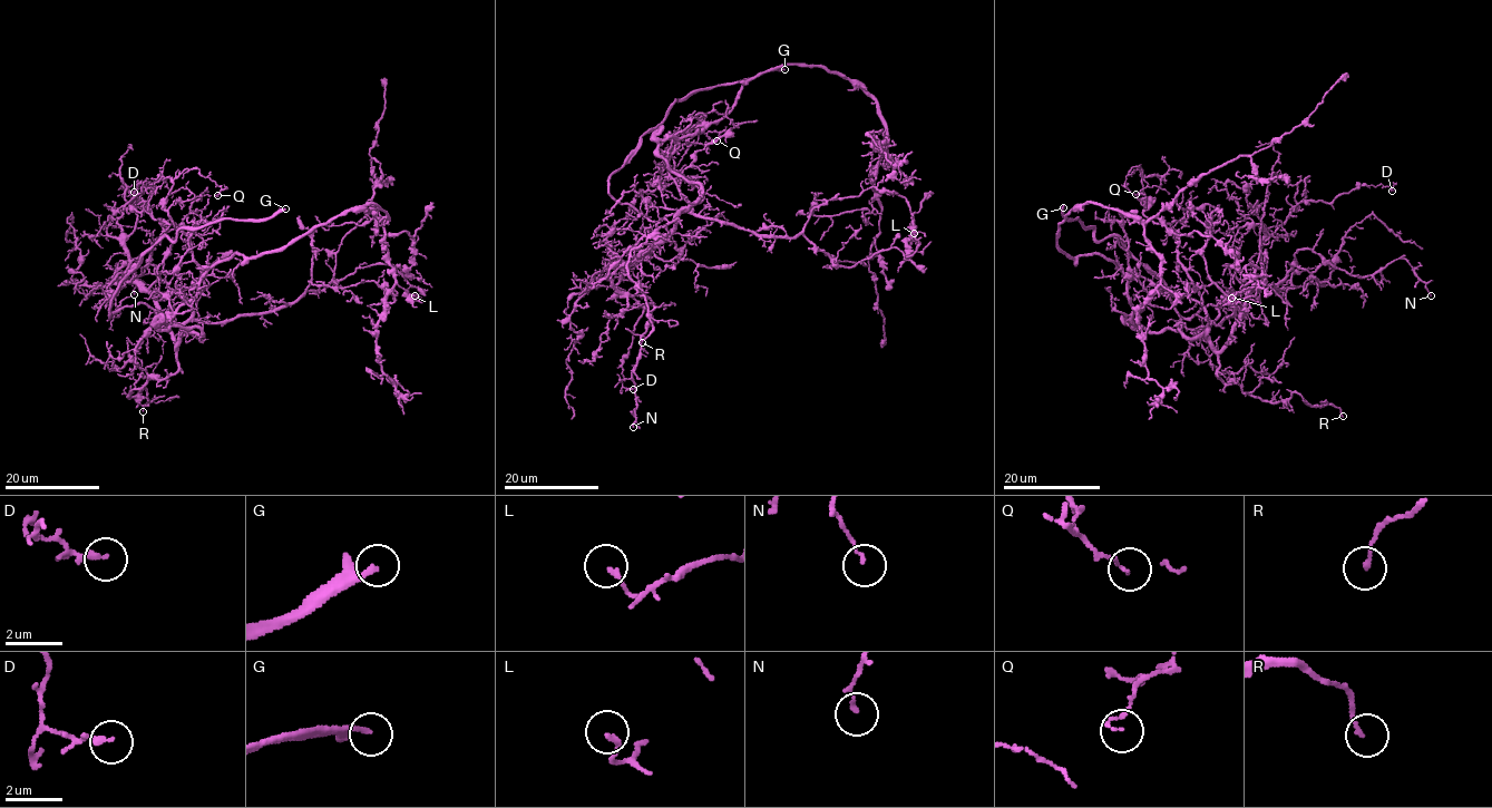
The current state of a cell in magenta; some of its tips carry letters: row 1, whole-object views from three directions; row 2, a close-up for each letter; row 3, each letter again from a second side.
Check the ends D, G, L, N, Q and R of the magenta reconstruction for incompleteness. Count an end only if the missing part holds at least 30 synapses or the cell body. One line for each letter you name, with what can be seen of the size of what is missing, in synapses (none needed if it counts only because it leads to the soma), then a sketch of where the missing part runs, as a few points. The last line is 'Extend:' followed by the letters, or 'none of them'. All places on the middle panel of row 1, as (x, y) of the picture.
Extend: G

